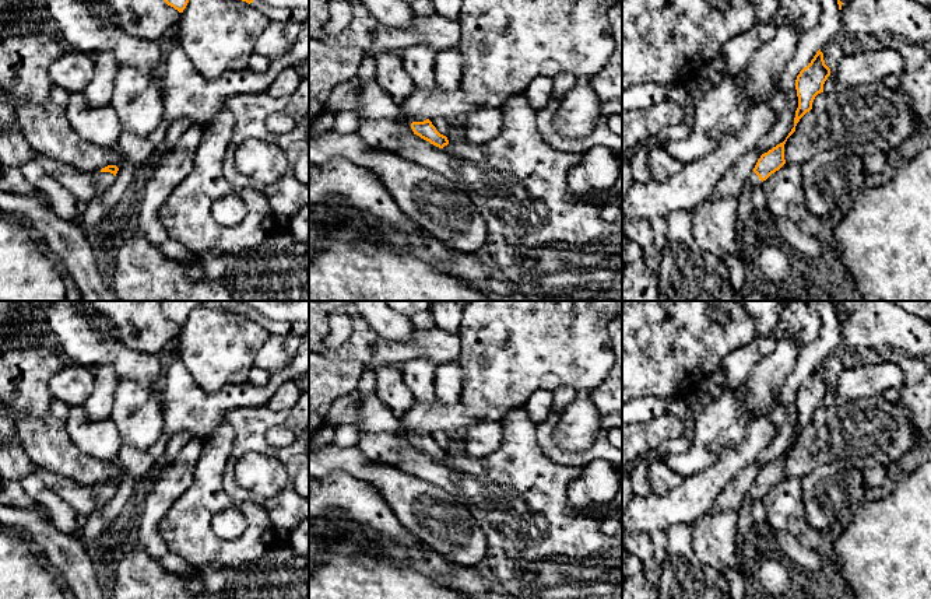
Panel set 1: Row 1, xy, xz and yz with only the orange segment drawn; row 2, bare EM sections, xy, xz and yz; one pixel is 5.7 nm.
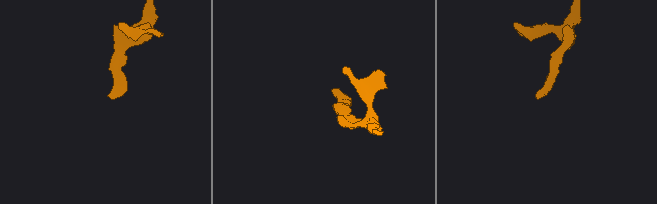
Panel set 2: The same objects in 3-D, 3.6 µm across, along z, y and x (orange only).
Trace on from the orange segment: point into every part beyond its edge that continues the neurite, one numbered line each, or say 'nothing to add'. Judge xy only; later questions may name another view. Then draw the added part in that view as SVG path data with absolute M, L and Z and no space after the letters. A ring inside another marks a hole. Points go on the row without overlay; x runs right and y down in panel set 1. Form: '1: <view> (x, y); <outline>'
1: xy (273, 326); M256 311L250 319L264 327L270 334L309 334L309 322L274 320Z
2: xy (104, 494); M95 486L96 504L94 512L99 512L113 498L116 490L110 486Z

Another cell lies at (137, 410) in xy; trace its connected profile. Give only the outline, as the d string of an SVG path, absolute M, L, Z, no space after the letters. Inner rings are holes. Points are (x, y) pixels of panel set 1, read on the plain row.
M120 381L115 390L110 420L122 444L147 451L164 435L162 382L141 386L133 381Z

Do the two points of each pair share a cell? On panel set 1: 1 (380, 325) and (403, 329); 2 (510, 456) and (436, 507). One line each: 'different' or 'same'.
1: same
2: different

